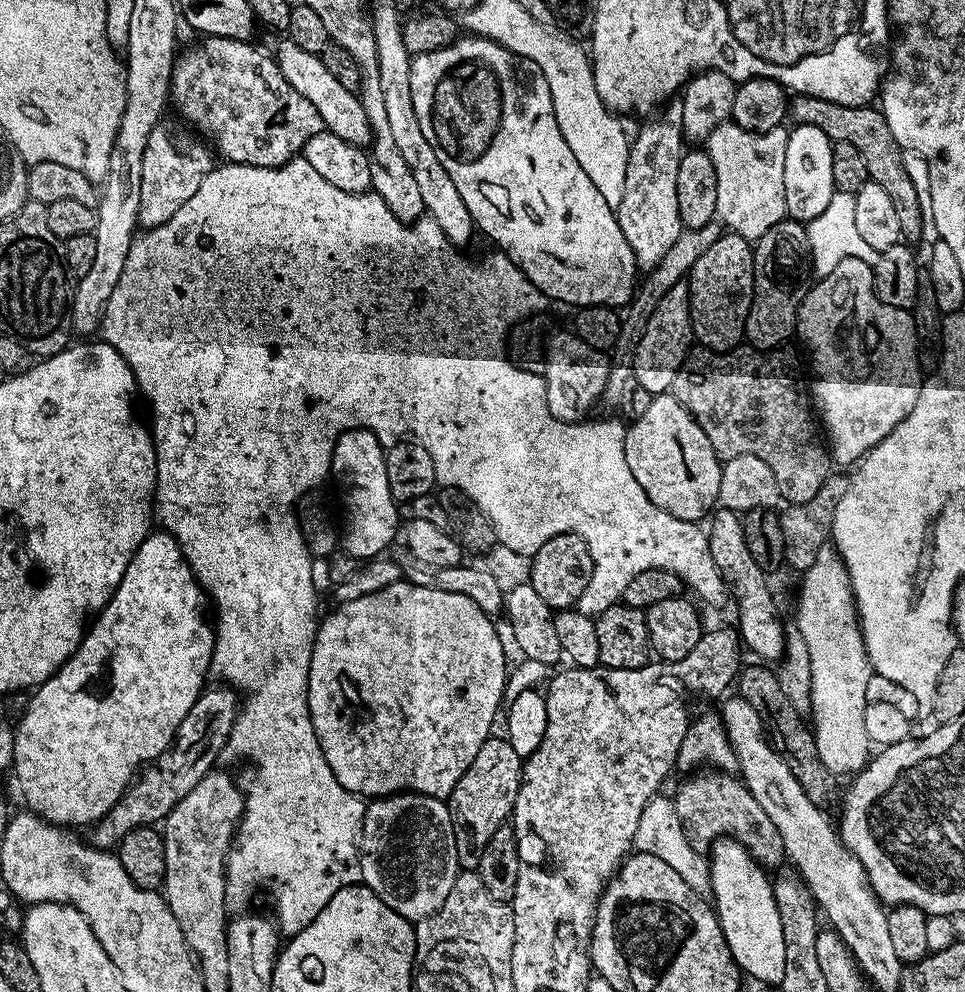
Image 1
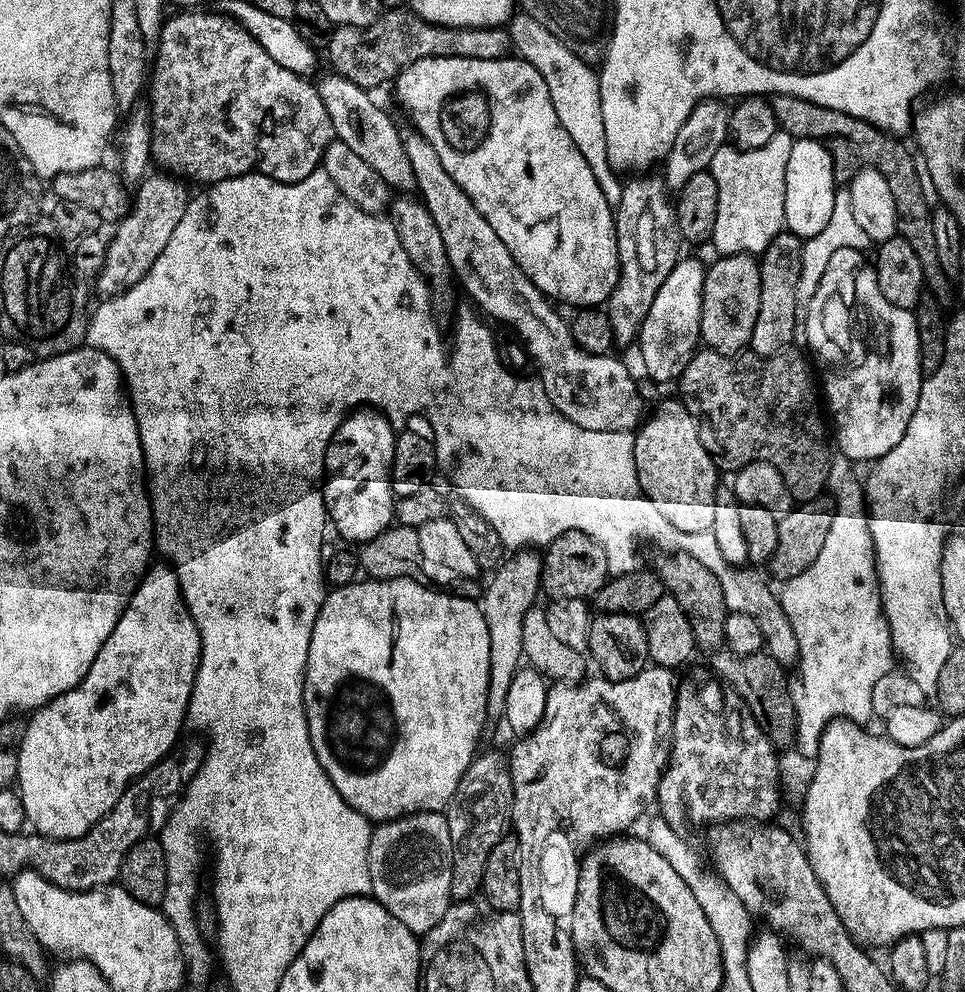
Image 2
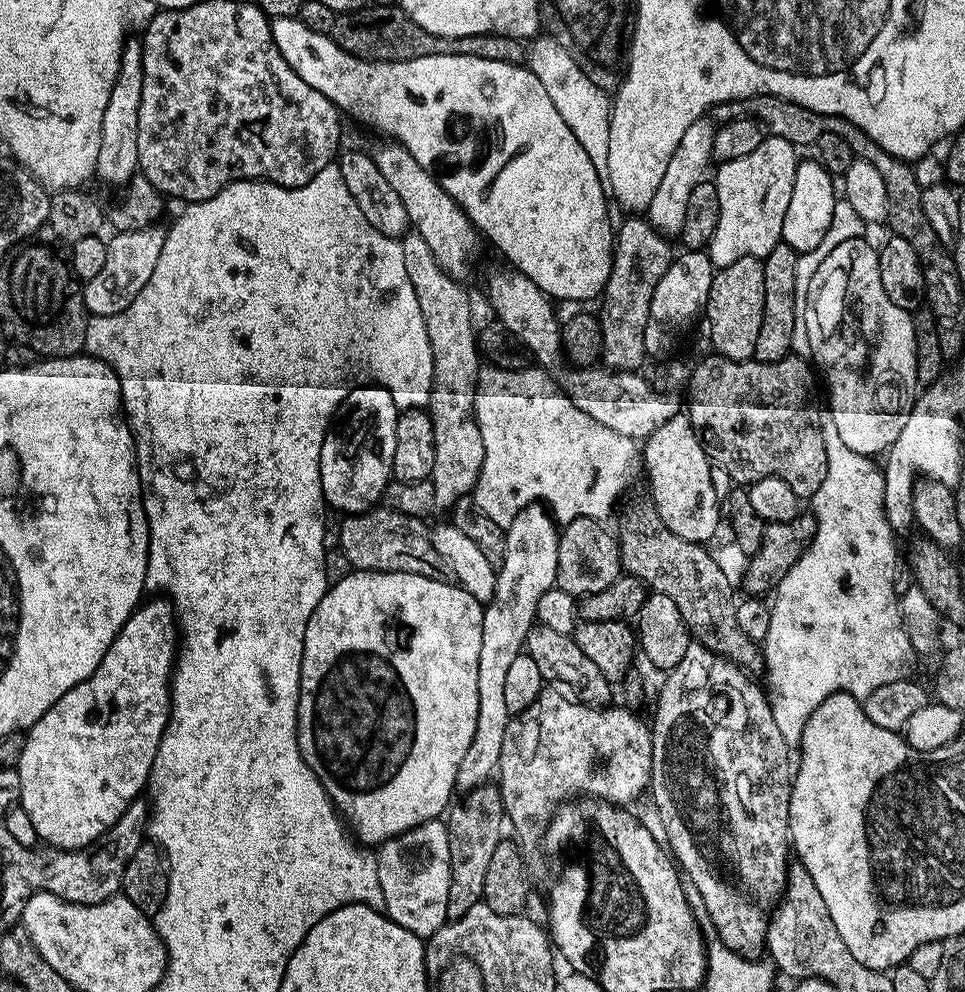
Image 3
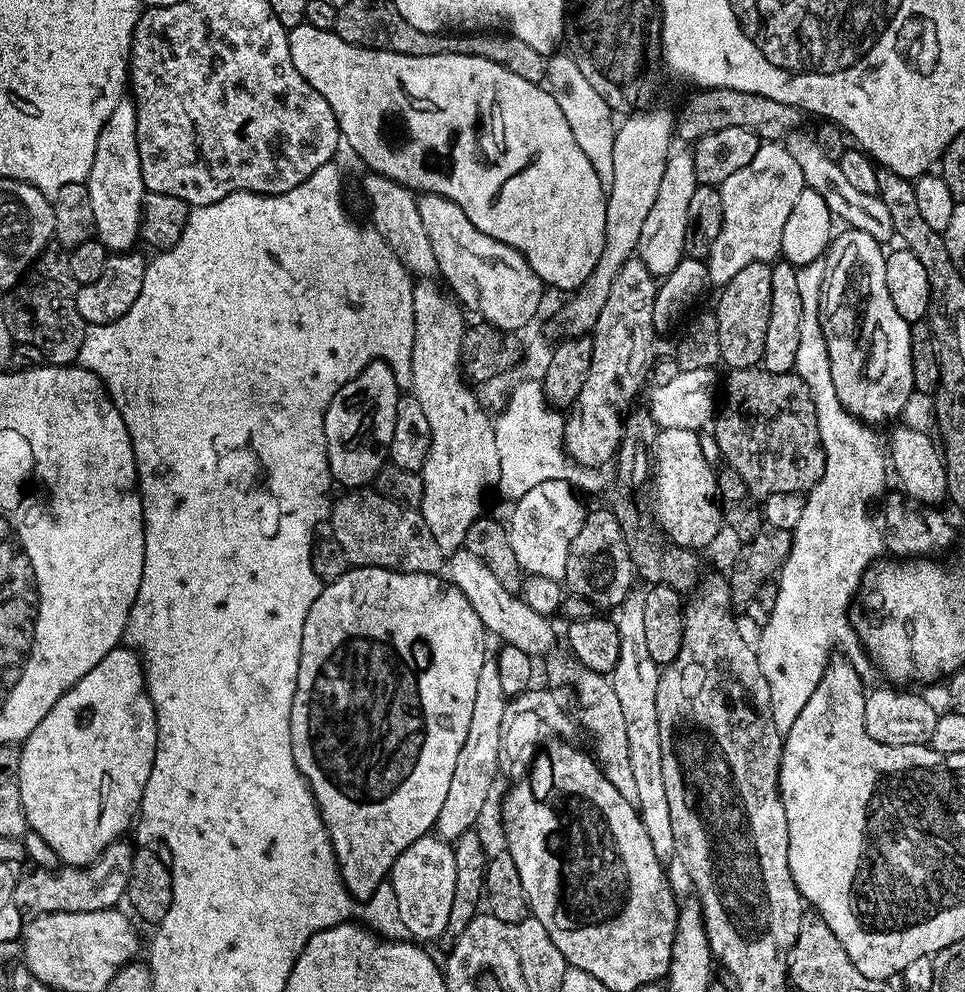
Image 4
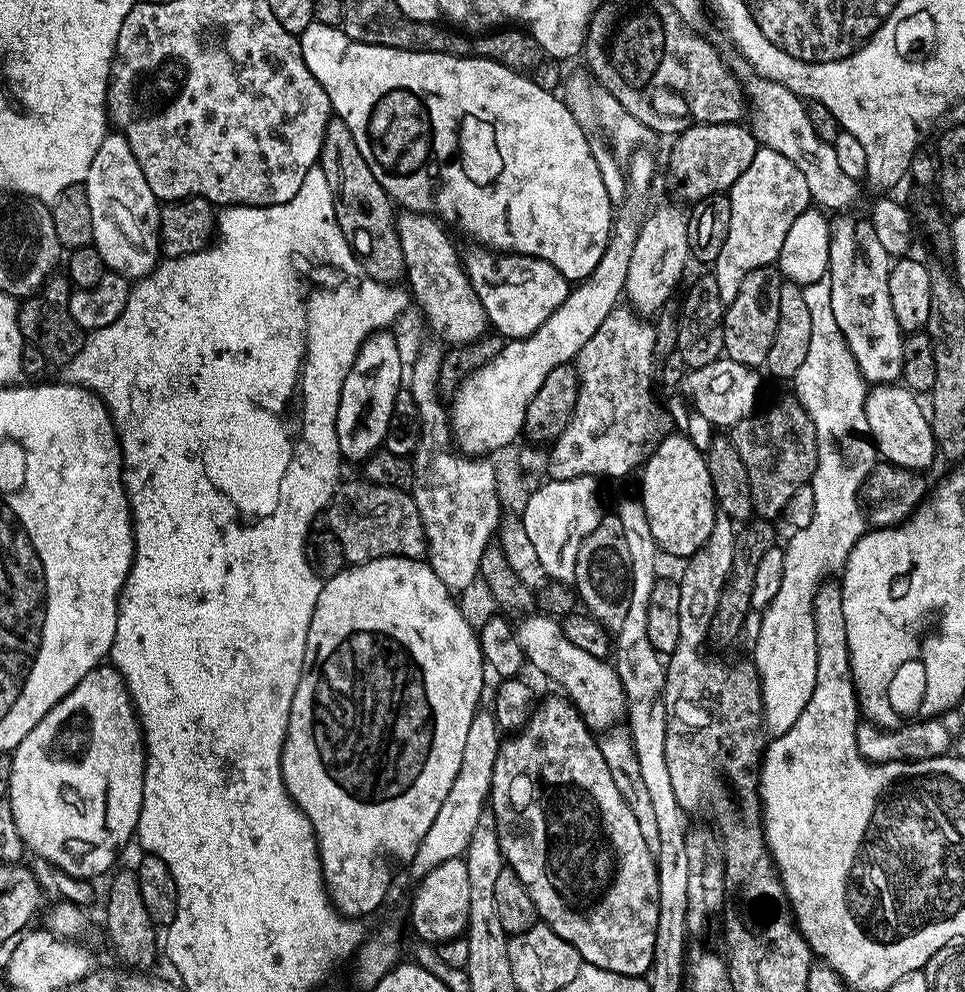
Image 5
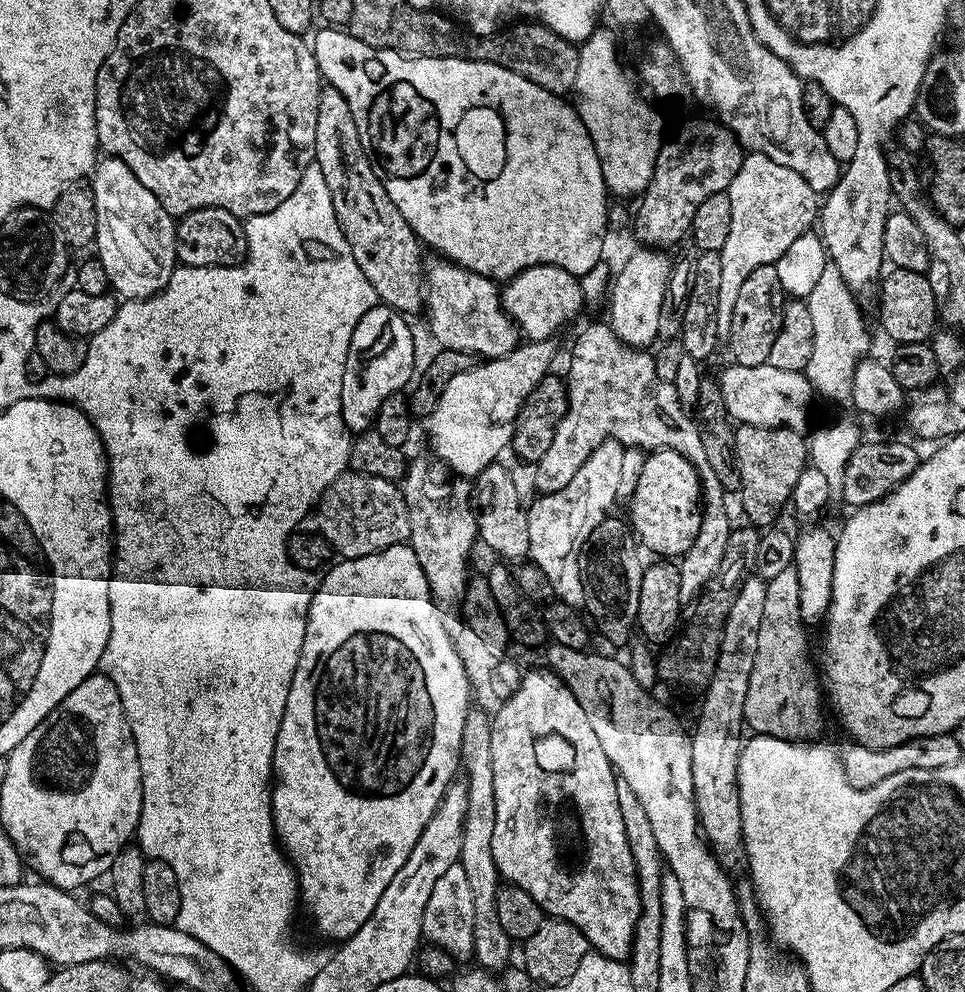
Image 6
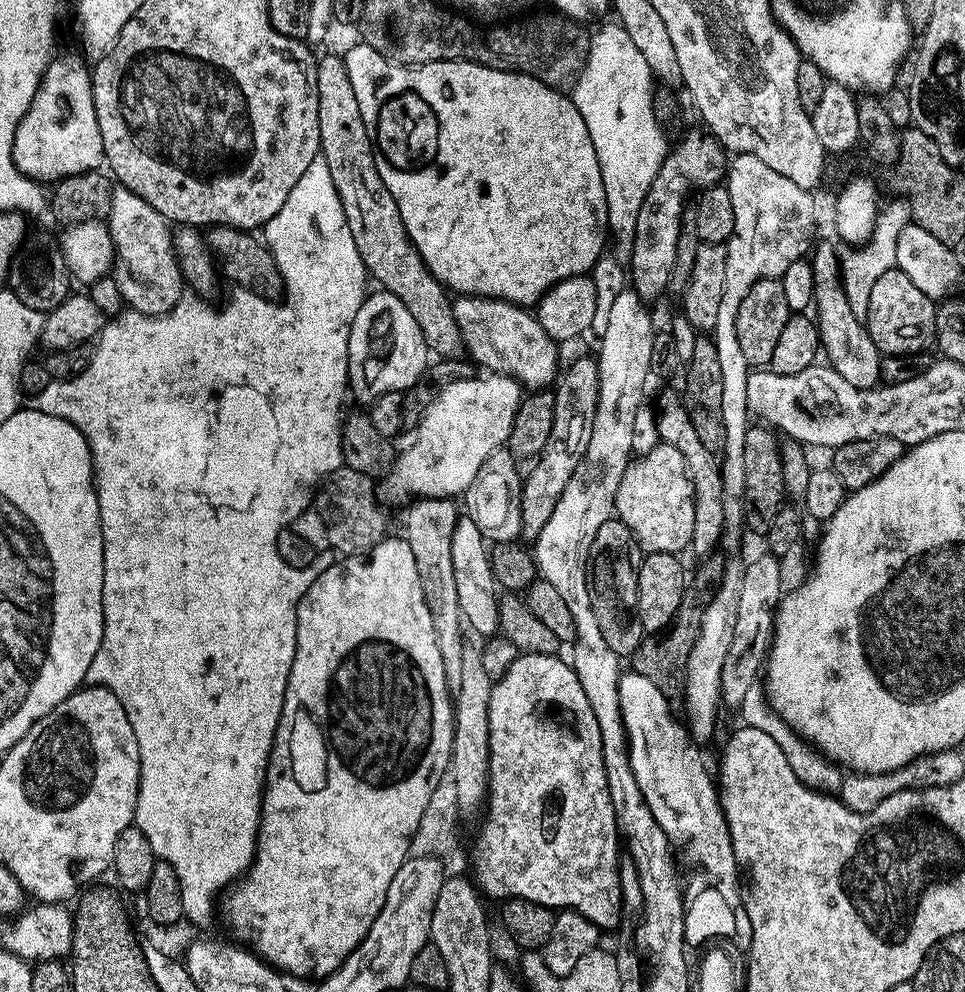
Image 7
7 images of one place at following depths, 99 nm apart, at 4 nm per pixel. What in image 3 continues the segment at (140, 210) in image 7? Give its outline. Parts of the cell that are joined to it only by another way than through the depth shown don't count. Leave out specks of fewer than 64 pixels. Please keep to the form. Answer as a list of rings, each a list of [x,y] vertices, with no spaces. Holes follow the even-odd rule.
[[[125,39],[124,49],[120,55],[118,74],[110,90],[110,102],[106,114],[102,117],[102,146],[98,146],[96,176],[108,184],[124,186],[132,176],[137,175],[138,162],[138,106],[142,102],[142,54],[144,45],[139,39]]]

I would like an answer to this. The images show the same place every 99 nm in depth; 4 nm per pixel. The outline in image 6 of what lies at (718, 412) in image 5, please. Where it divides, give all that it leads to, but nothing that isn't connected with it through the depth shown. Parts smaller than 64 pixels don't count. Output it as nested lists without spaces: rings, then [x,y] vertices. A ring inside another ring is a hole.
[[[732,362],[729,365],[718,376],[718,383],[728,415],[737,425],[804,430],[808,424],[808,407],[814,397],[813,386],[804,372],[778,370],[778,366],[770,366],[768,363],[762,366],[742,366]]]

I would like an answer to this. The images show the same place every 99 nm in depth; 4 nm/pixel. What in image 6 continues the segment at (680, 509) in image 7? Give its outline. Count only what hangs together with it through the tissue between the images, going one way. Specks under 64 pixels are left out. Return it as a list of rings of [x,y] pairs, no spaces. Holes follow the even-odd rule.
[[[669,448],[653,451],[647,457],[630,507],[630,526],[637,541],[645,549],[648,547],[650,551],[657,552],[660,555],[657,557],[660,558],[683,556],[684,552],[694,546],[694,538],[698,538],[698,530],[704,517],[700,475],[697,474],[696,467],[686,458],[682,458],[682,454]]]

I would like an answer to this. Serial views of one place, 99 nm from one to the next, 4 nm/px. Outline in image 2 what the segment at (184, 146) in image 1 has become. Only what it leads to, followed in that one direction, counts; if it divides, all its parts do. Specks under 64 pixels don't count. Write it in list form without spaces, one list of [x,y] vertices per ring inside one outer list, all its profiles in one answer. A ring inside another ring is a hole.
[[[163,170],[154,172],[139,181],[136,200],[134,196],[130,211],[115,225],[116,233],[112,240],[110,236],[107,241],[106,262],[94,281],[94,288],[101,292],[101,297],[117,296],[145,276],[150,266],[158,260],[158,254],[166,248],[166,242],[170,242],[174,226],[178,226],[178,222],[182,222],[182,214],[186,214],[190,199],[189,185]]]

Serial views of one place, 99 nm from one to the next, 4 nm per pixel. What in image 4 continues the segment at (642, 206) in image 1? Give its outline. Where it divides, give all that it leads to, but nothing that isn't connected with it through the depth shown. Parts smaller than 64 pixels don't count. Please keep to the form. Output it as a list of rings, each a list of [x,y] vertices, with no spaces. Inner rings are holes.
[[[638,258],[628,260],[618,270],[614,286],[610,286],[610,298],[606,298],[606,306],[602,306],[602,314],[598,314],[596,327],[590,333],[592,357],[586,386],[582,386],[582,394],[578,394],[564,421],[564,450],[569,460],[578,465],[599,469],[619,450],[624,415],[649,379],[654,361],[652,347],[658,339],[654,326],[657,287],[657,277]]]

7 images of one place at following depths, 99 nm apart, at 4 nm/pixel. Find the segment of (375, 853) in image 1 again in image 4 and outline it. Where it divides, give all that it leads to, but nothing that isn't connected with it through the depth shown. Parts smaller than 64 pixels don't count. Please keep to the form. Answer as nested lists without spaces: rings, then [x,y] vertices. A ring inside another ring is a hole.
[[[435,834],[418,838],[394,862],[390,873],[390,883],[394,890],[394,898],[398,898],[398,914],[402,914],[402,922],[406,922],[409,937],[420,942],[443,937],[446,922],[450,922],[450,906],[454,906],[454,850],[449,841],[441,840]]]

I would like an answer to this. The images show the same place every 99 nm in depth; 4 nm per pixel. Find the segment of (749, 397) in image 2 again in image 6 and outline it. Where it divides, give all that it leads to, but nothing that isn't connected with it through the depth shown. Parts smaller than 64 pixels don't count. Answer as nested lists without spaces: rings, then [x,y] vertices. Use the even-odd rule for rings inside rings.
[[[741,424],[736,428],[734,454],[738,454],[740,491],[738,499],[744,507],[744,516],[749,525],[757,530],[768,530],[780,516],[780,511],[789,507],[794,486],[810,464],[810,444],[794,428],[755,428]]]

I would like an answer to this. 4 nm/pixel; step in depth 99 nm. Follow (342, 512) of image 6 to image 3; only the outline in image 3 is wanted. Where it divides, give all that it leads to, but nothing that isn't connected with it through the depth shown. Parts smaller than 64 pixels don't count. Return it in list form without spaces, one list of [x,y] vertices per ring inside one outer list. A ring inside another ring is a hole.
[[[377,506],[367,512],[348,514],[340,524],[338,548],[346,554],[353,569],[361,572],[405,572],[422,574],[435,580],[445,579],[442,554],[434,550],[429,525],[423,519]]]

